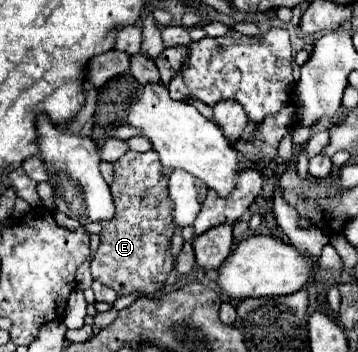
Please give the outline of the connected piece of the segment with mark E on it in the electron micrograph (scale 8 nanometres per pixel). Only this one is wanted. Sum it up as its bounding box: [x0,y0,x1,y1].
[90,152,174,296]

